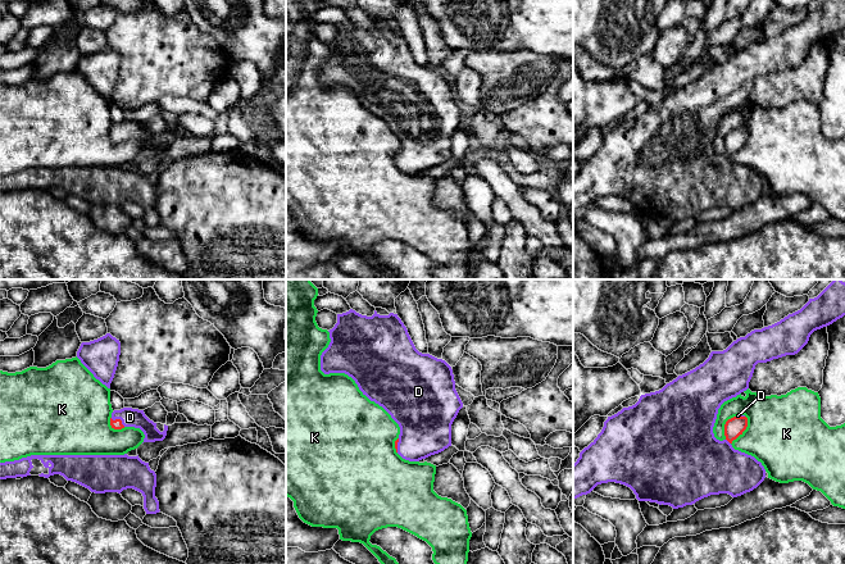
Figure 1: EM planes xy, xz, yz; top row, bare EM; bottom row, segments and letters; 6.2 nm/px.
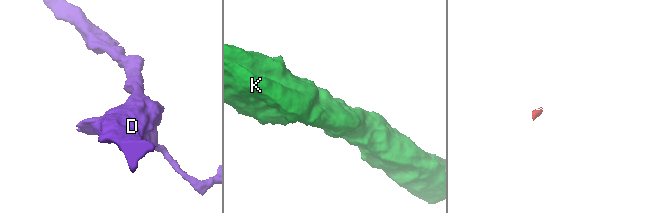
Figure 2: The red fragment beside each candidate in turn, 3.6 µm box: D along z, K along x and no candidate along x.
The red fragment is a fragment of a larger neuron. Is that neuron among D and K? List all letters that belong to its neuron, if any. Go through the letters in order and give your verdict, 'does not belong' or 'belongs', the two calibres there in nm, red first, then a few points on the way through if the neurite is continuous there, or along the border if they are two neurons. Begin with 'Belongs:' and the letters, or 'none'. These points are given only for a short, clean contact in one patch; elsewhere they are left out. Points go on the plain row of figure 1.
Belongs: D
D: belongs | 60/120 nm | across xy (117, 137), (118, 132), (130, 130)
K: does not belong | 120/460 nm | along yz (745, 128), (746, 140), (731, 157)

